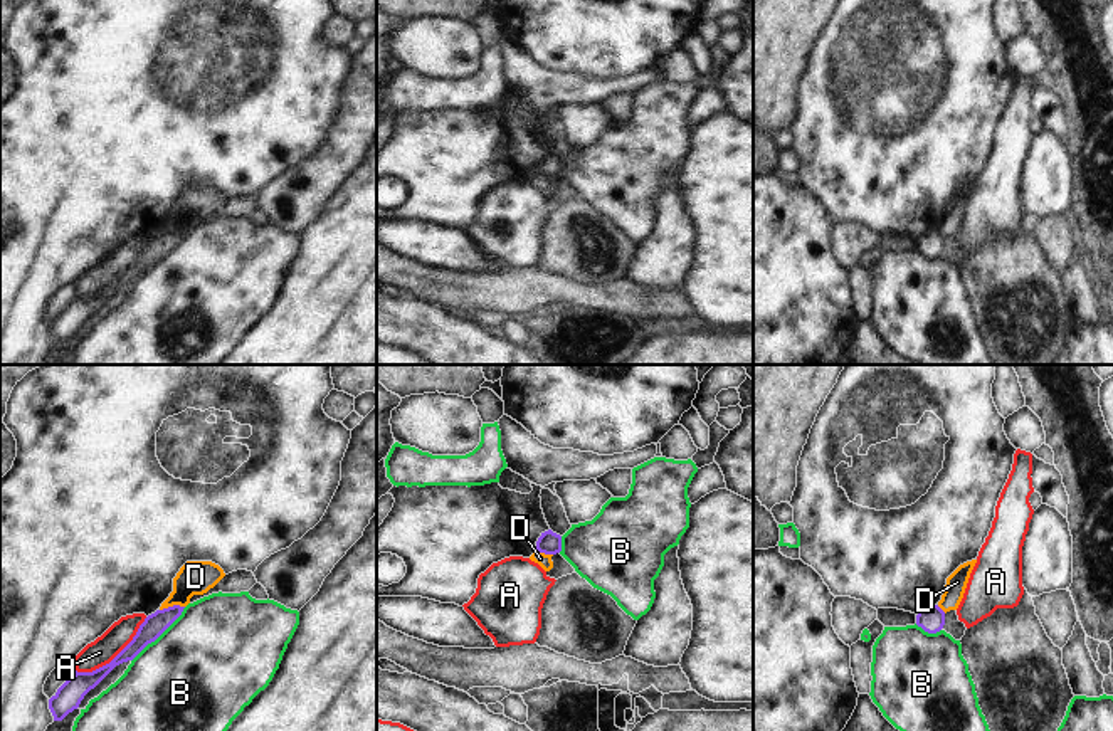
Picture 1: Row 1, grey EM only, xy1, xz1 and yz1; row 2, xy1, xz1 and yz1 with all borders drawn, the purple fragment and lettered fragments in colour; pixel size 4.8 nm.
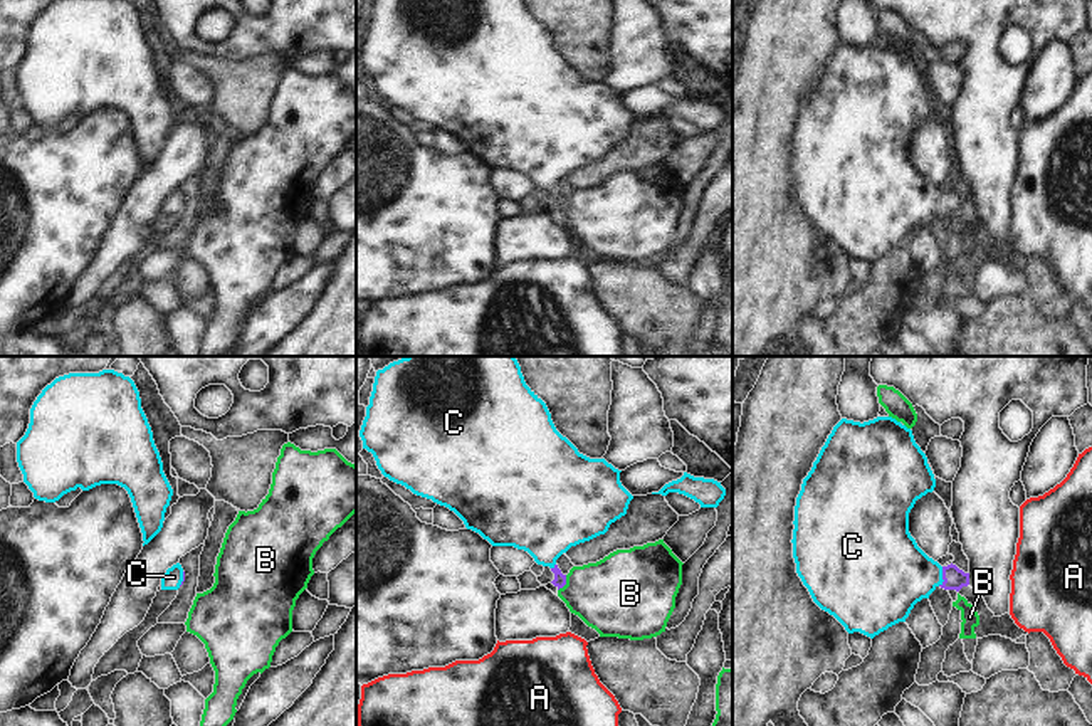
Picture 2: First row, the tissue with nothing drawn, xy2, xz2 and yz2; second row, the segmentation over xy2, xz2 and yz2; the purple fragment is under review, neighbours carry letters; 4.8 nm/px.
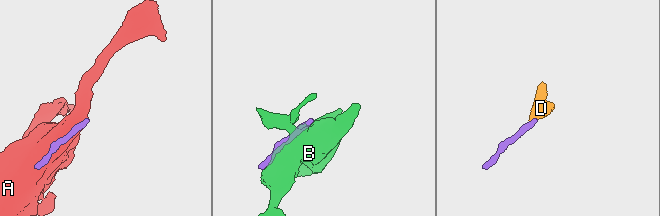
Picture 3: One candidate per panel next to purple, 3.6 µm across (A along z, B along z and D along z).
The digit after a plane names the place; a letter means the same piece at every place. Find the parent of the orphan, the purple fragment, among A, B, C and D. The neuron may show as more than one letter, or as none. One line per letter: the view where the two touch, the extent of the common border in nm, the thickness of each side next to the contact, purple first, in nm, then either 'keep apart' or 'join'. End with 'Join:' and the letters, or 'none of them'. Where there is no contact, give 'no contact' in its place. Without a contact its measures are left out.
A: meets purple in xy1; contact 440 nm long; 110 nm thick on the purple side, 130 nm on the other; keep apart
B: meets purple in xy1; contact 380 nm long; 110 nm thick on the purple side, 500 nm on the other; keep apart
C: meets purple in yz2; contact 100 nm long; 110 nm thick on the purple side, 380 nm on the other; join
D: meets purple in xy1; contact 120 nm long; 110 nm thick on the purple side, 160 nm on the other; keep apart
Join: C

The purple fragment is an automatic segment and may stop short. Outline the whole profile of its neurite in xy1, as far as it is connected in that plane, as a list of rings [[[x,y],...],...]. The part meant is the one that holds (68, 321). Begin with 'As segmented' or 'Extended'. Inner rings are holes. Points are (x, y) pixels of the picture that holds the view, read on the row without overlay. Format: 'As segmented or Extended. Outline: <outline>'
As segmented. Outline: [[[173,229],[148,239],[133,264],[106,289],[92,296],[74,296],[49,323],[54,344],[62,344],[79,331],[84,319],[94,313],[116,289],[133,284],[148,267],[155,266],[183,235],[185,230]]]

